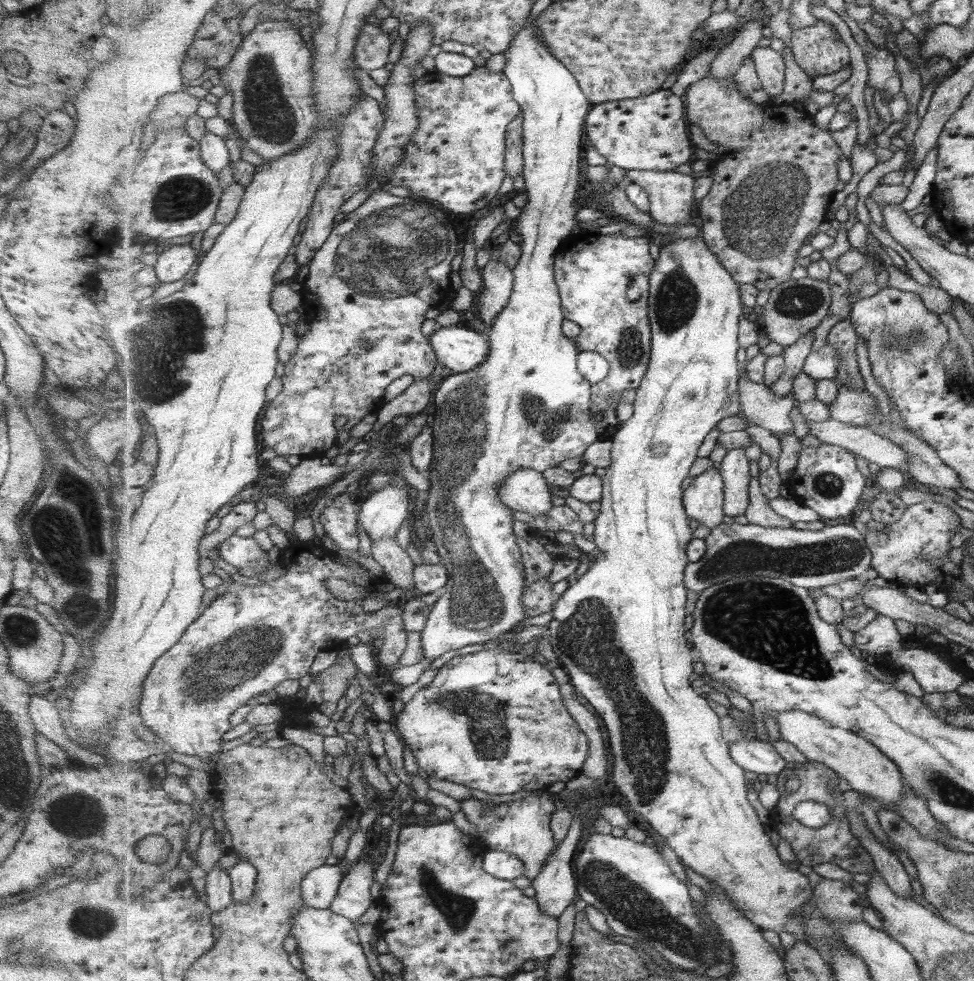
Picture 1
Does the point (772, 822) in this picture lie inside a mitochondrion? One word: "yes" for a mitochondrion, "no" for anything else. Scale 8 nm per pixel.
no

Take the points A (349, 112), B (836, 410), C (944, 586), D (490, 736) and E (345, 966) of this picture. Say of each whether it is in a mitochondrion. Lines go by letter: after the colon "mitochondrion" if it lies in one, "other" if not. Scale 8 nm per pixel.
A: other
B: other
C: other
D: mitochondrion
E: mitochondrion

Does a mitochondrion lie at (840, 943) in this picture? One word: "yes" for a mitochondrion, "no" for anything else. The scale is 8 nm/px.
no

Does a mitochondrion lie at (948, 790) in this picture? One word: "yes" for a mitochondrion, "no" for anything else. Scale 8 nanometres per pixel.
yes

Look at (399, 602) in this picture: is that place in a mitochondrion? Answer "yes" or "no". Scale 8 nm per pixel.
no

